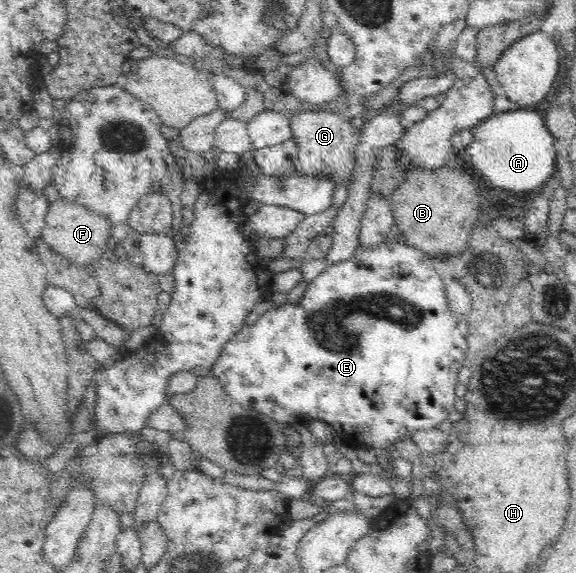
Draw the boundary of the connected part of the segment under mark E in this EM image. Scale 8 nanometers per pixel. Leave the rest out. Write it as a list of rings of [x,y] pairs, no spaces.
[[[384,241],[377,244],[373,249],[357,247],[353,257],[341,263],[328,265],[323,273],[315,277],[307,285],[301,301],[297,305],[285,303],[279,307],[271,306],[263,313],[254,325],[241,328],[224,346],[212,365],[212,376],[214,376],[224,388],[224,391],[235,401],[245,407],[274,419],[282,425],[290,425],[295,419],[310,422],[313,419],[327,422],[334,427],[336,435],[350,445],[353,449],[367,447],[373,450],[378,457],[378,464],[383,468],[382,477],[390,478],[397,476],[393,471],[392,463],[389,461],[388,449],[401,439],[406,439],[414,431],[433,429],[435,425],[442,424],[449,419],[455,406],[455,385],[459,375],[459,369],[463,367],[465,351],[467,351],[467,319],[461,315],[455,315],[449,311],[449,302],[445,294],[445,281],[441,277],[436,265],[437,261],[427,256],[423,251],[403,243],[395,241]]]

